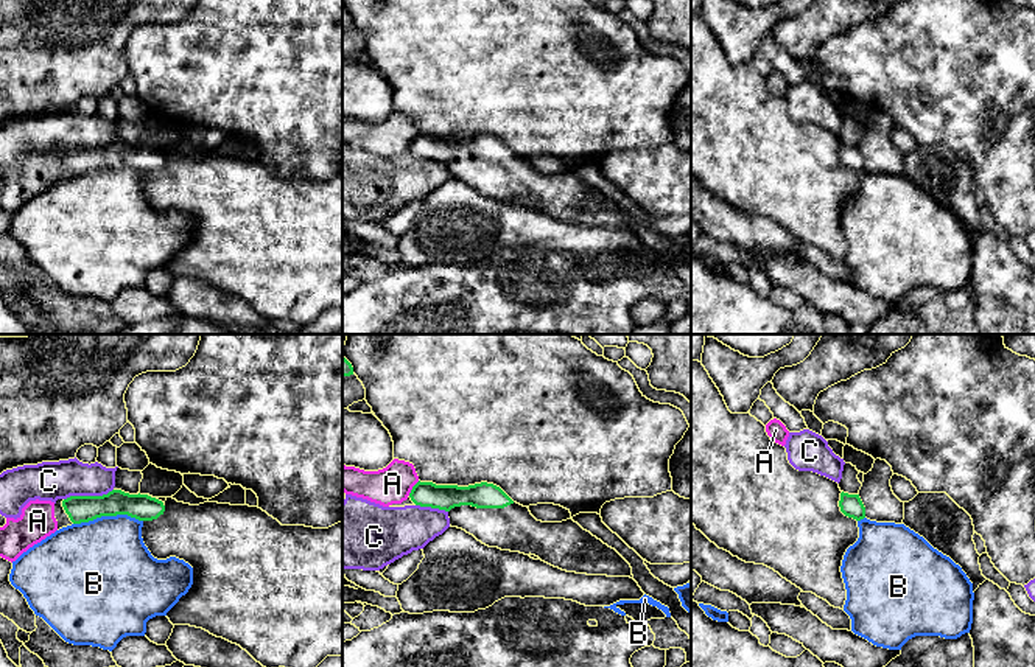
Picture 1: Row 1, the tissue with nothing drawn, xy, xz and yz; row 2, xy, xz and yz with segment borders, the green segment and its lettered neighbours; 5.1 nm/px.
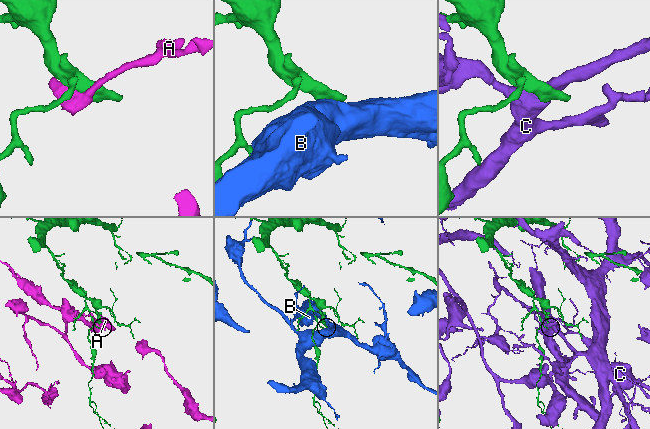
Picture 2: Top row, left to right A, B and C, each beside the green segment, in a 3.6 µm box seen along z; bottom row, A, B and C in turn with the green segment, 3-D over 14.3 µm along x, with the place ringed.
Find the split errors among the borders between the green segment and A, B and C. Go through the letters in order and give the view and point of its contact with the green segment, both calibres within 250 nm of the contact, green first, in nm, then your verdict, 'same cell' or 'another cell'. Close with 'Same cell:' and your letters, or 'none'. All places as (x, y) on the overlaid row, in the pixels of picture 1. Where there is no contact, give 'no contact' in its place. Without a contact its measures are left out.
A: meets green in xz at (413, 488); 130 nm thick on the green side, 190 nm on the other; another cell
B: meets green in xy at (108, 515); 140 nm thick on the green side, 460 nm on the other; another cell
C: meets green in xy at (87, 496); 140 nm thick on the green side, 200 nm on the other; another cell
Same cell: none

